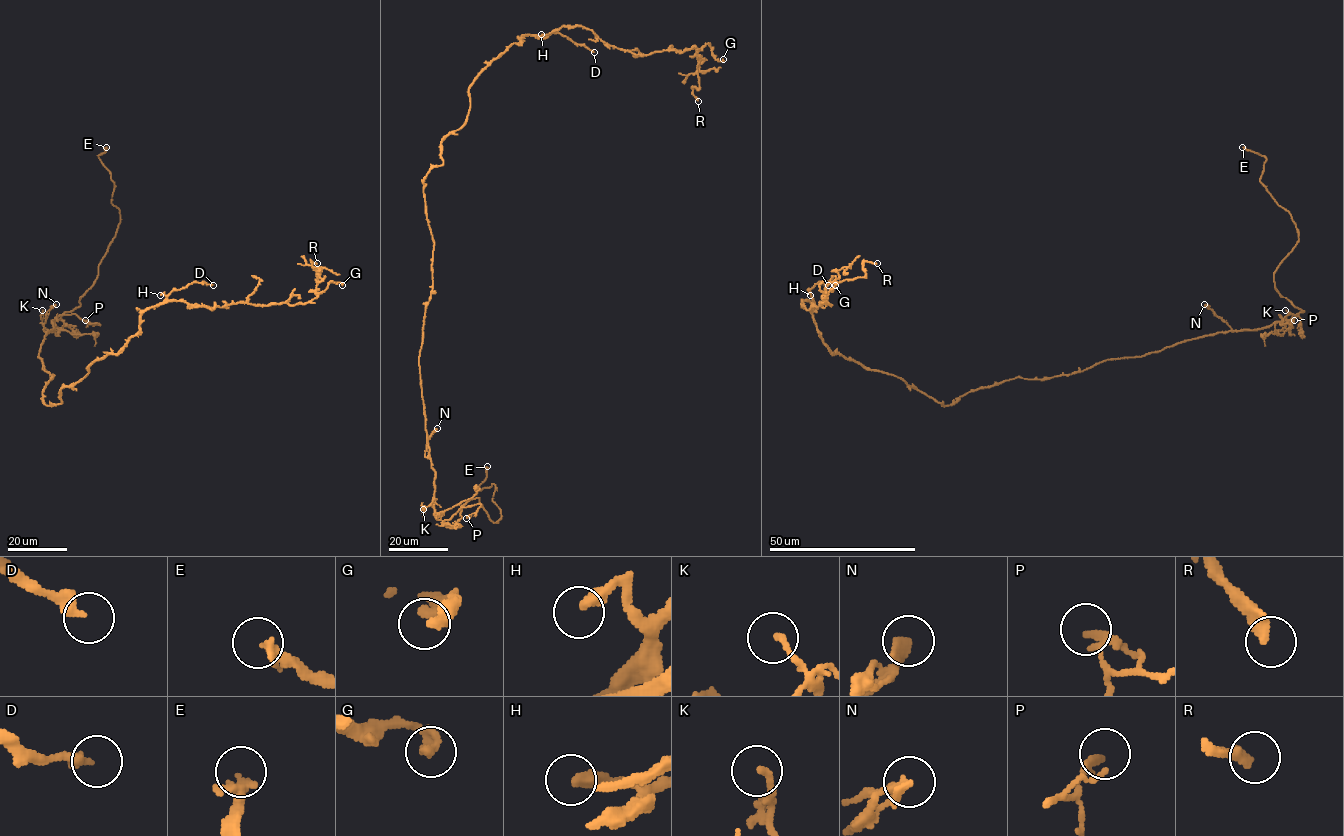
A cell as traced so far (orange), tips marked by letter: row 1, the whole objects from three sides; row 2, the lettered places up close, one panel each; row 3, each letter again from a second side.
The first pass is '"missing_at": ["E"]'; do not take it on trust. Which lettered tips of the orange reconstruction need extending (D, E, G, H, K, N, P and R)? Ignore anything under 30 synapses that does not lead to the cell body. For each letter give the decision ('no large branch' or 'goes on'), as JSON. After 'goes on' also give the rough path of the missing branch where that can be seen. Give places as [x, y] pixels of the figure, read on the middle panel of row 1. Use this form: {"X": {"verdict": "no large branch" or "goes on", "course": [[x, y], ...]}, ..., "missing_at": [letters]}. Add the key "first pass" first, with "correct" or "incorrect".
{"first pass": "correct", "D": {"verdict": "no large branch"}, "E": {"verdict": "goes on", "course": [[487, 466], [474, 466]]}, "G": {"verdict": "no large branch"}, "H": {"verdict": "no large branch"}, "K": {"verdict": "no large branch"}, "N": {"verdict": "no large branch"}, "P": {"verdict": "no large branch"}, "R": {"verdict": "no large branch"}, "missing_at": ["E"]}

